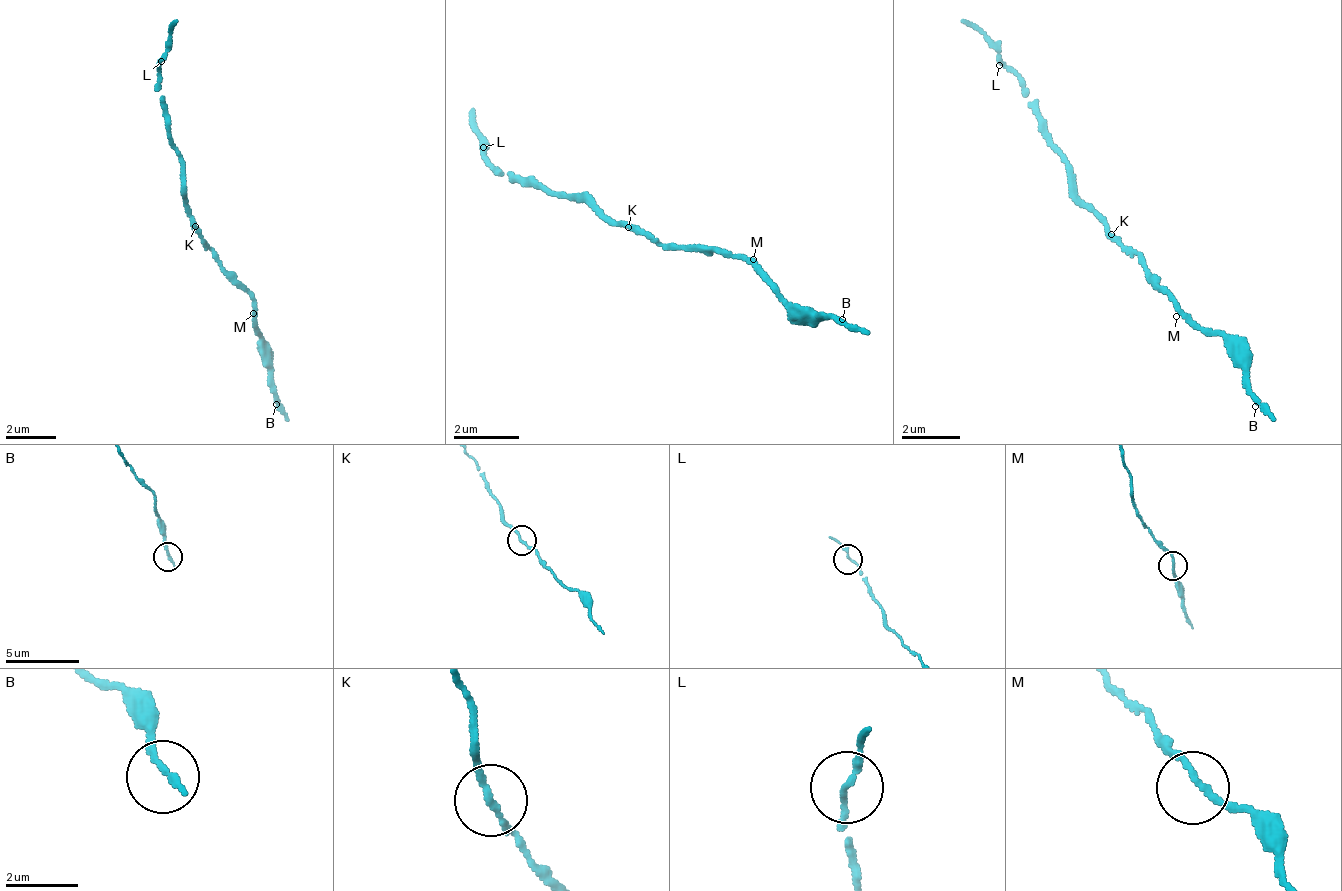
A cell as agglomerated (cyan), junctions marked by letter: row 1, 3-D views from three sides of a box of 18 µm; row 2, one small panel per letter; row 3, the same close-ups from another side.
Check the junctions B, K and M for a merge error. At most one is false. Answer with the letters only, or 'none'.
none

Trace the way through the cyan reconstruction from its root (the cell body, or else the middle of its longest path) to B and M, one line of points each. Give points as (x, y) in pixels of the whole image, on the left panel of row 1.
B: (199, 231), (222, 266), (246, 286), (253, 301), (253, 323), (264, 345), (264, 357), (272, 372), (276, 404)
M: (199, 231), (206, 246), (250, 300), (253, 313)

